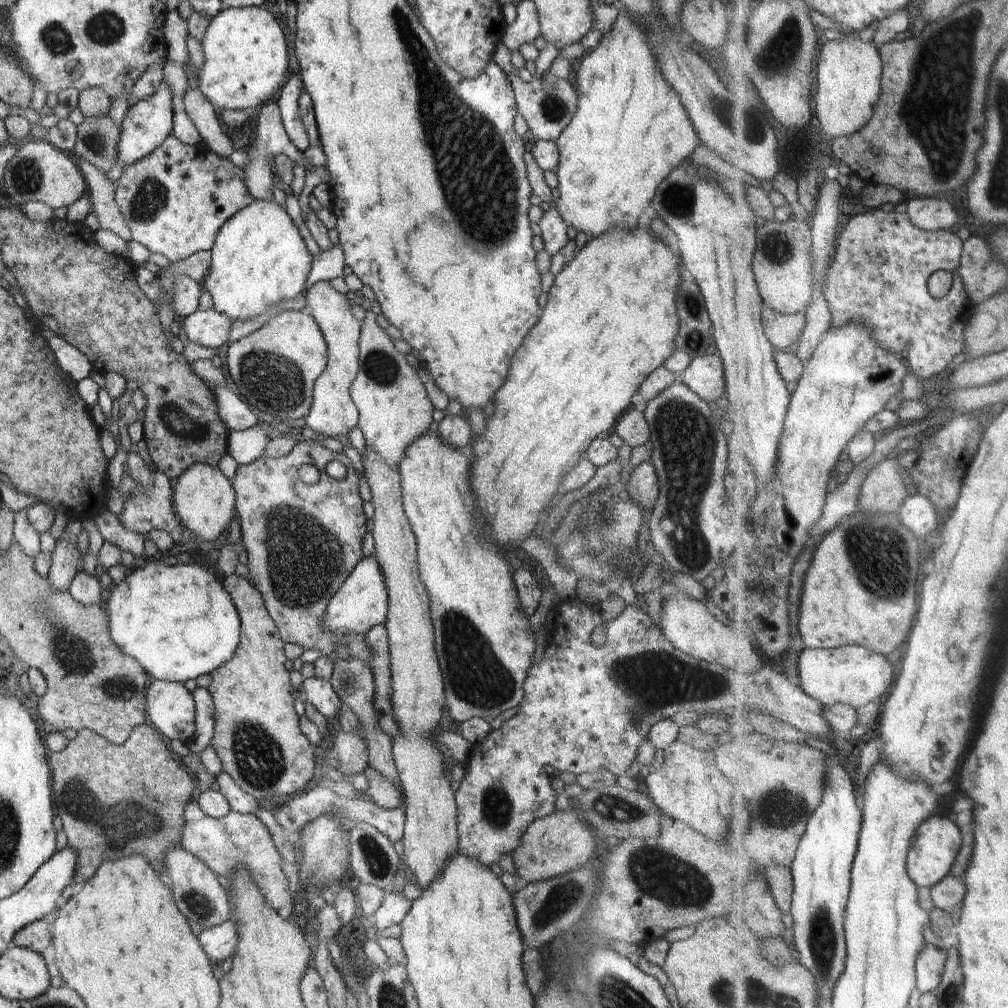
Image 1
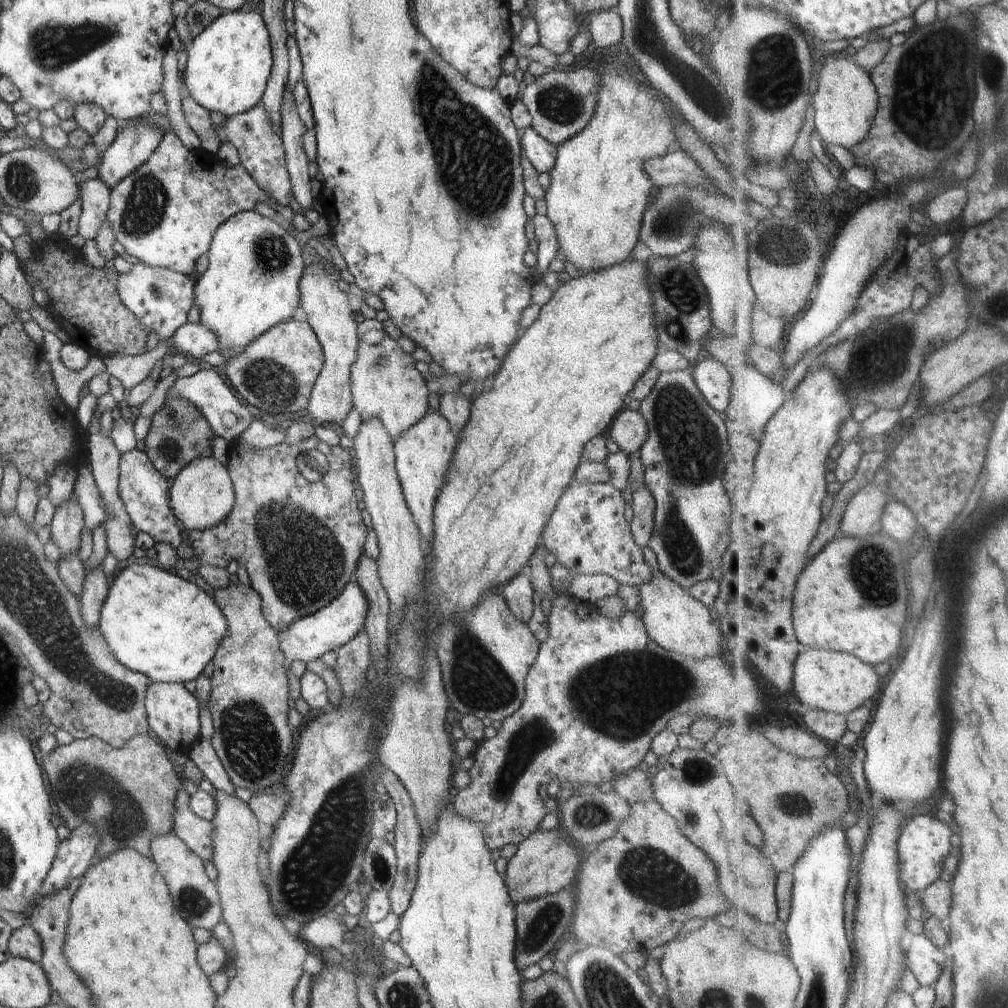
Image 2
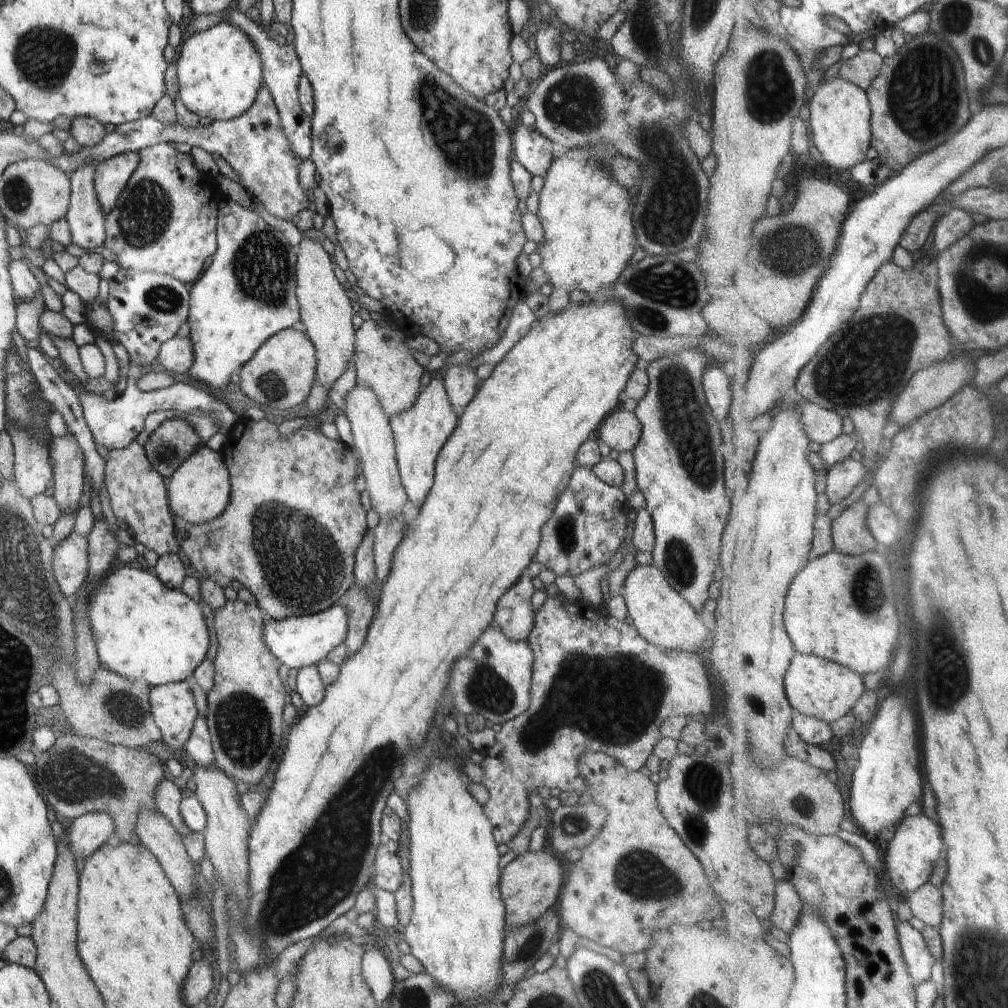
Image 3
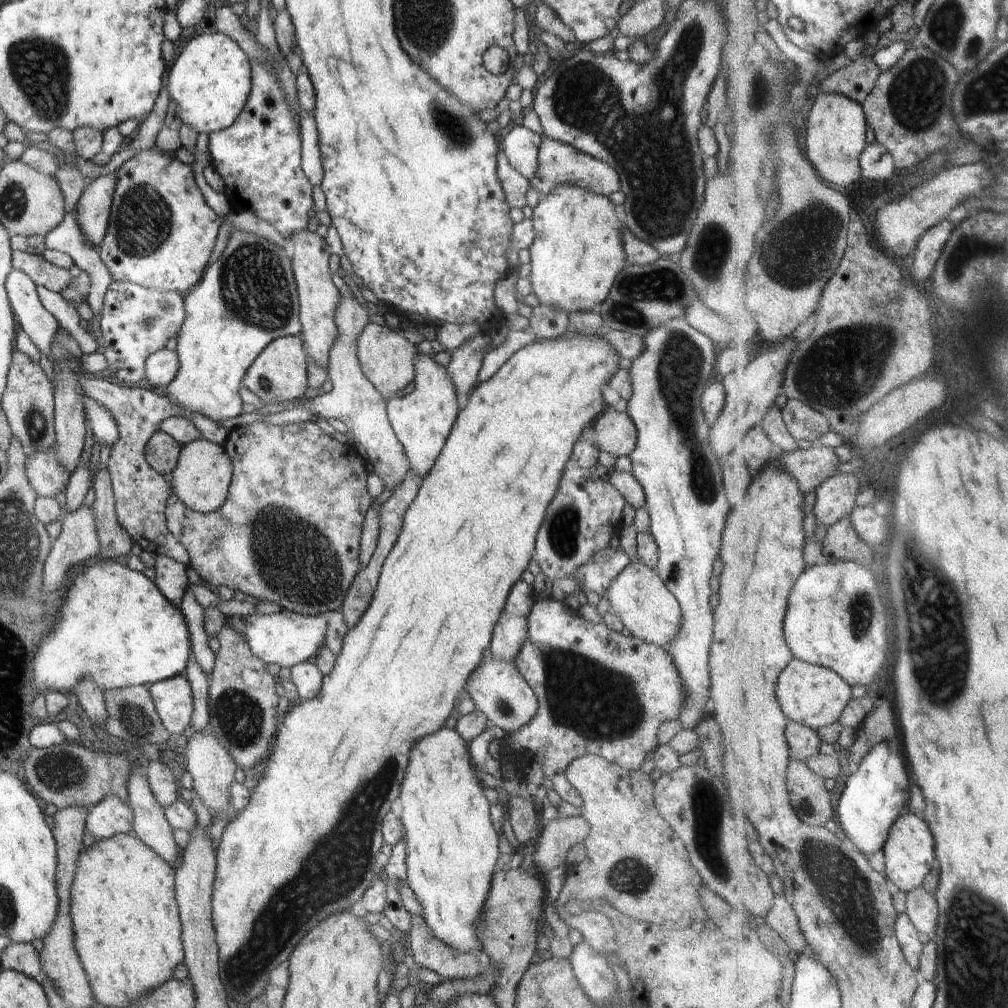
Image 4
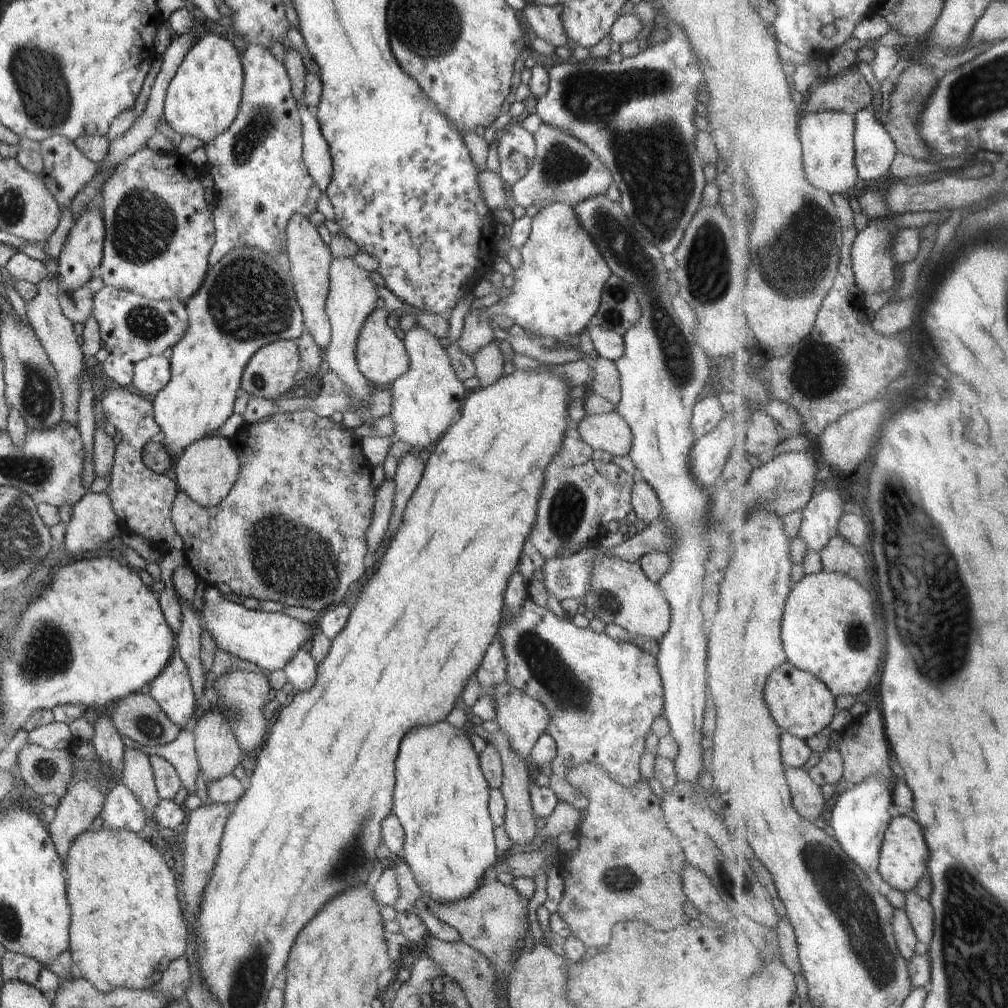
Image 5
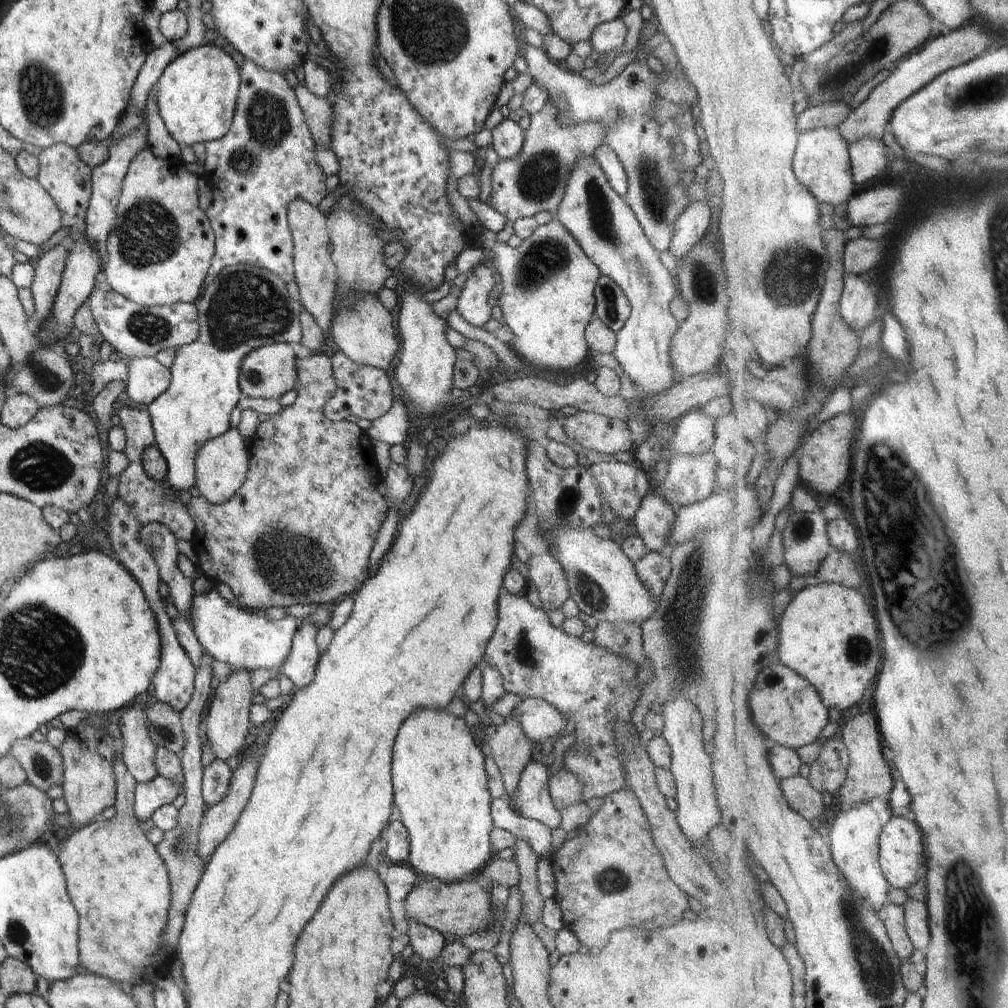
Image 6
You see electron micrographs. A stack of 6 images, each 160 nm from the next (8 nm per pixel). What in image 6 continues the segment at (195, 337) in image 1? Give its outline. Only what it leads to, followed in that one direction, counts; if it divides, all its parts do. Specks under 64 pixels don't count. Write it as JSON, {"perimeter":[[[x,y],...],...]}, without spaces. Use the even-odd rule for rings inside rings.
{"perimeter":[[[155,357],[130,358],[128,371],[125,392],[136,404],[152,404],[170,386],[170,369]]]}

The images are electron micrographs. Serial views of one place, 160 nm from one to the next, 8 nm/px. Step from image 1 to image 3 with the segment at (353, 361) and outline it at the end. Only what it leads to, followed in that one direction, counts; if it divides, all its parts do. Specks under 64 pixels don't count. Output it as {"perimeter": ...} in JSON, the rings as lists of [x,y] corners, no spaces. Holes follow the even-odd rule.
{"perimeter":[[[304,238],[297,246],[296,264],[296,297],[299,305],[299,316],[306,326],[306,336],[316,348],[316,378],[326,392],[331,391],[337,380],[347,371],[356,350],[353,318],[357,306],[352,302],[343,286],[334,274],[334,264],[330,255],[317,240]]]}

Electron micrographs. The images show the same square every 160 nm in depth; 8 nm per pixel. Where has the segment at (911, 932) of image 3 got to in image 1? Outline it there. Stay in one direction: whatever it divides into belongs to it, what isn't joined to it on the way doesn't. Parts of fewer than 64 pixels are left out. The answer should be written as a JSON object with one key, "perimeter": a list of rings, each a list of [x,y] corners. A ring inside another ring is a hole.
{"perimeter":[[[926,943],[926,948],[923,948],[922,954],[919,956],[917,968],[917,975],[920,978],[918,986],[922,992],[932,992],[942,984],[948,961],[949,951]]]}

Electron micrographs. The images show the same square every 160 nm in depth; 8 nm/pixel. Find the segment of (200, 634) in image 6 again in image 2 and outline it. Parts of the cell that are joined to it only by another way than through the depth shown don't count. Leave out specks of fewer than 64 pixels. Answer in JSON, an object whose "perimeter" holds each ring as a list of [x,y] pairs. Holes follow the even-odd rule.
{"perimeter":[[[355,572],[346,588],[324,608],[311,615],[297,618],[287,629],[277,632],[280,650],[288,660],[304,660],[312,662],[321,658],[324,653],[335,651],[354,638],[365,625],[368,601],[355,581]]]}

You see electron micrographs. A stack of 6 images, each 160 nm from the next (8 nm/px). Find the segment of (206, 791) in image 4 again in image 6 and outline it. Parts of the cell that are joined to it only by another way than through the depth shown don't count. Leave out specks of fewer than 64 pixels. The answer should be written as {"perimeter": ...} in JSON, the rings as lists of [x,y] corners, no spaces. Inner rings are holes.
{"perimeter":[[[236,669],[226,681],[218,684],[218,688],[212,691],[209,701],[210,710],[204,721],[203,732],[207,736],[215,758],[226,762],[230,757],[243,755],[243,746],[246,745],[249,734],[249,713],[254,695],[252,694],[252,678],[247,669]]]}

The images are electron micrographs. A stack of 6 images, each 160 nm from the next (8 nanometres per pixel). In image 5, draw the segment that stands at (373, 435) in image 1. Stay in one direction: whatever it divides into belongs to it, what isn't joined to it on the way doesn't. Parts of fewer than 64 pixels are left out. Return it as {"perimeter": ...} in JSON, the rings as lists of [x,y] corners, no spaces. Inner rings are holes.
{"perimeter":[[[385,307],[375,308],[368,313],[367,319],[361,324],[355,346],[355,357],[359,371],[376,387],[390,388],[390,384],[403,372],[408,370],[410,364],[403,340],[397,336],[394,329],[386,321],[389,313]]]}

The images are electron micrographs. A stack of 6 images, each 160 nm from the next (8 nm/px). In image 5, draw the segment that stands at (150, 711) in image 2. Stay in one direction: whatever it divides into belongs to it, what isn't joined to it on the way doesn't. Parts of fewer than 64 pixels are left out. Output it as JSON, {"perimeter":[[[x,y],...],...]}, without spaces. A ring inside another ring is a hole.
{"perimeter":[[[177,646],[163,671],[150,683],[148,694],[157,700],[160,708],[180,729],[192,718],[196,706],[195,694],[187,664],[178,654]]]}

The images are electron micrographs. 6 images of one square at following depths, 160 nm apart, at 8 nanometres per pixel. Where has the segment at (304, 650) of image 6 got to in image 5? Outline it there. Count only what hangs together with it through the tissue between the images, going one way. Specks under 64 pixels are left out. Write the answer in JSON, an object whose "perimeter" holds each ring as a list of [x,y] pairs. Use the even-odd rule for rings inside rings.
{"perimeter":[[[303,649],[295,652],[290,662],[283,668],[287,682],[291,682],[296,691],[307,691],[315,684],[317,662]]]}

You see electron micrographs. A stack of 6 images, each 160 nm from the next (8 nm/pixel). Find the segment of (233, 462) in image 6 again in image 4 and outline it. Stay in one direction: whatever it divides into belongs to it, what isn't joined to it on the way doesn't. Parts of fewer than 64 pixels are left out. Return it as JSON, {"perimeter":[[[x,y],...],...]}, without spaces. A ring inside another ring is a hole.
{"perimeter":[[[199,438],[182,446],[176,468],[172,471],[171,489],[188,508],[199,513],[211,513],[224,504],[232,475],[232,461],[225,447]]]}

